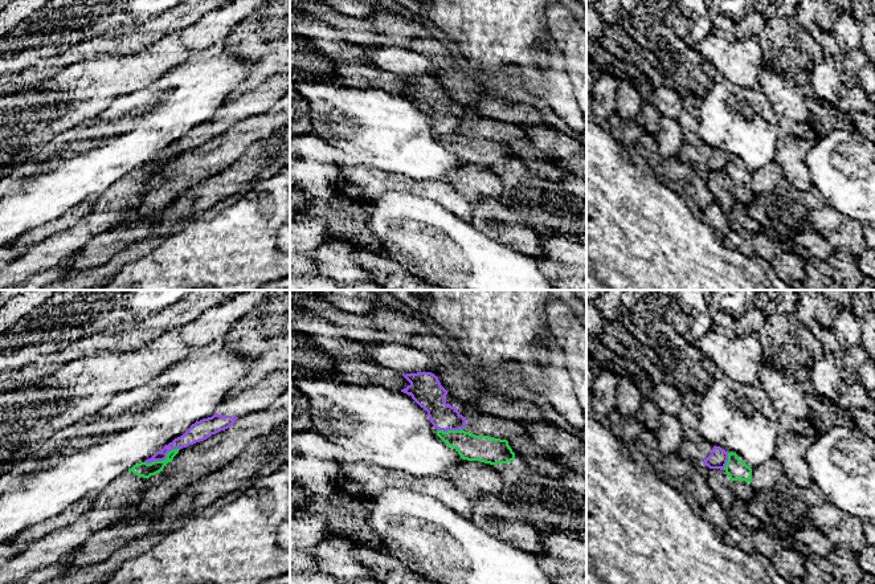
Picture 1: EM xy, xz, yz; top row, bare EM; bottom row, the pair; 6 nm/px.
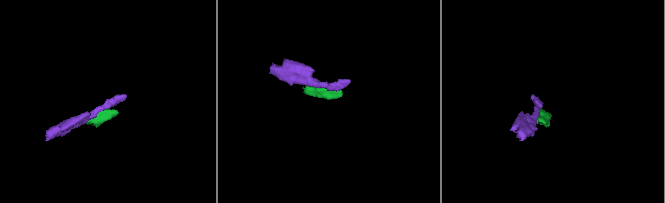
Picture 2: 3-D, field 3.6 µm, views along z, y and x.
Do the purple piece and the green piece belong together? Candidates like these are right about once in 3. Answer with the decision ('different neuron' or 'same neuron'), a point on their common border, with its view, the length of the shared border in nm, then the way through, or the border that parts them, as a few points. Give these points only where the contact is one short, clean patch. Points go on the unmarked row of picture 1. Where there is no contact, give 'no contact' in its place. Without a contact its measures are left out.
different neuron; meets purple in xy at (162, 163); contact 240 nm long

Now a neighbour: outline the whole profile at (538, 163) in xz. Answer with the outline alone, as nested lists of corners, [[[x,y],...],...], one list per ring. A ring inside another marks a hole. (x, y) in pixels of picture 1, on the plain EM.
[[[512,140],[508,148],[515,156],[515,160],[522,162],[528,171],[539,177],[552,181],[561,181],[568,176],[568,171],[557,166],[551,158],[547,158],[528,140]]]

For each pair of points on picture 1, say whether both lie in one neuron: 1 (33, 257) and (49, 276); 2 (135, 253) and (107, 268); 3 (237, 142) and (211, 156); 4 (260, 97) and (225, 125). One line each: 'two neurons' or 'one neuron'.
1: two neurons
2: one neuron
3: one neuron
4: one neuron

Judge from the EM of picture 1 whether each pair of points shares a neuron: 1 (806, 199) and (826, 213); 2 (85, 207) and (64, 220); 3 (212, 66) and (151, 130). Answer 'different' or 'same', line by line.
1: different
2: same
3: same

